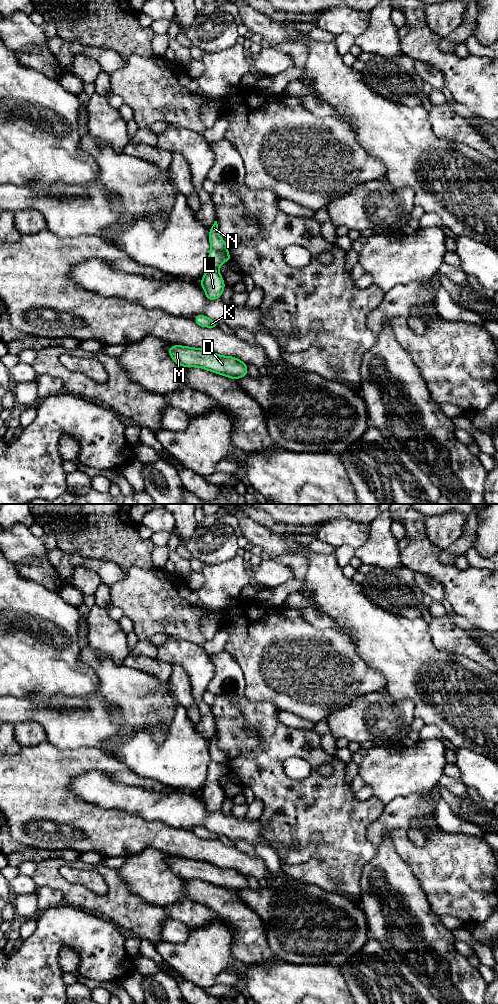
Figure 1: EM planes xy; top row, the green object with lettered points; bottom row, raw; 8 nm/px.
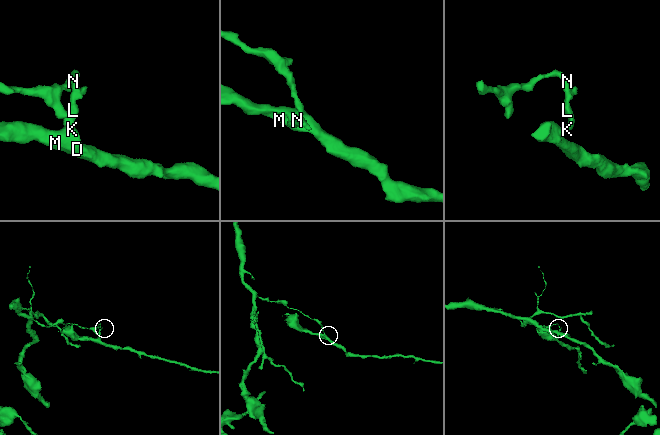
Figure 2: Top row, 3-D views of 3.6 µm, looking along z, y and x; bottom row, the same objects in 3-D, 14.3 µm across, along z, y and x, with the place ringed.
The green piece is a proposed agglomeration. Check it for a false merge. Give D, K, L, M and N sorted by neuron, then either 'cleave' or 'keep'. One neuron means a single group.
D K L M / N | cleave

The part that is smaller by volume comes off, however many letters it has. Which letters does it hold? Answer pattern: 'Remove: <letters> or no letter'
Remove: D, K, L, M

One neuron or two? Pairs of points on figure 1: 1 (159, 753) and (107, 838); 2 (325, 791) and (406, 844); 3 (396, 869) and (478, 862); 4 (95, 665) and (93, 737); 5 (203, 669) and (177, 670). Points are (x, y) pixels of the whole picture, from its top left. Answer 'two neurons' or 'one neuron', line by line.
1: two neurons
2: two neurons
3: two neurons
4: one neuron
5: two neurons

